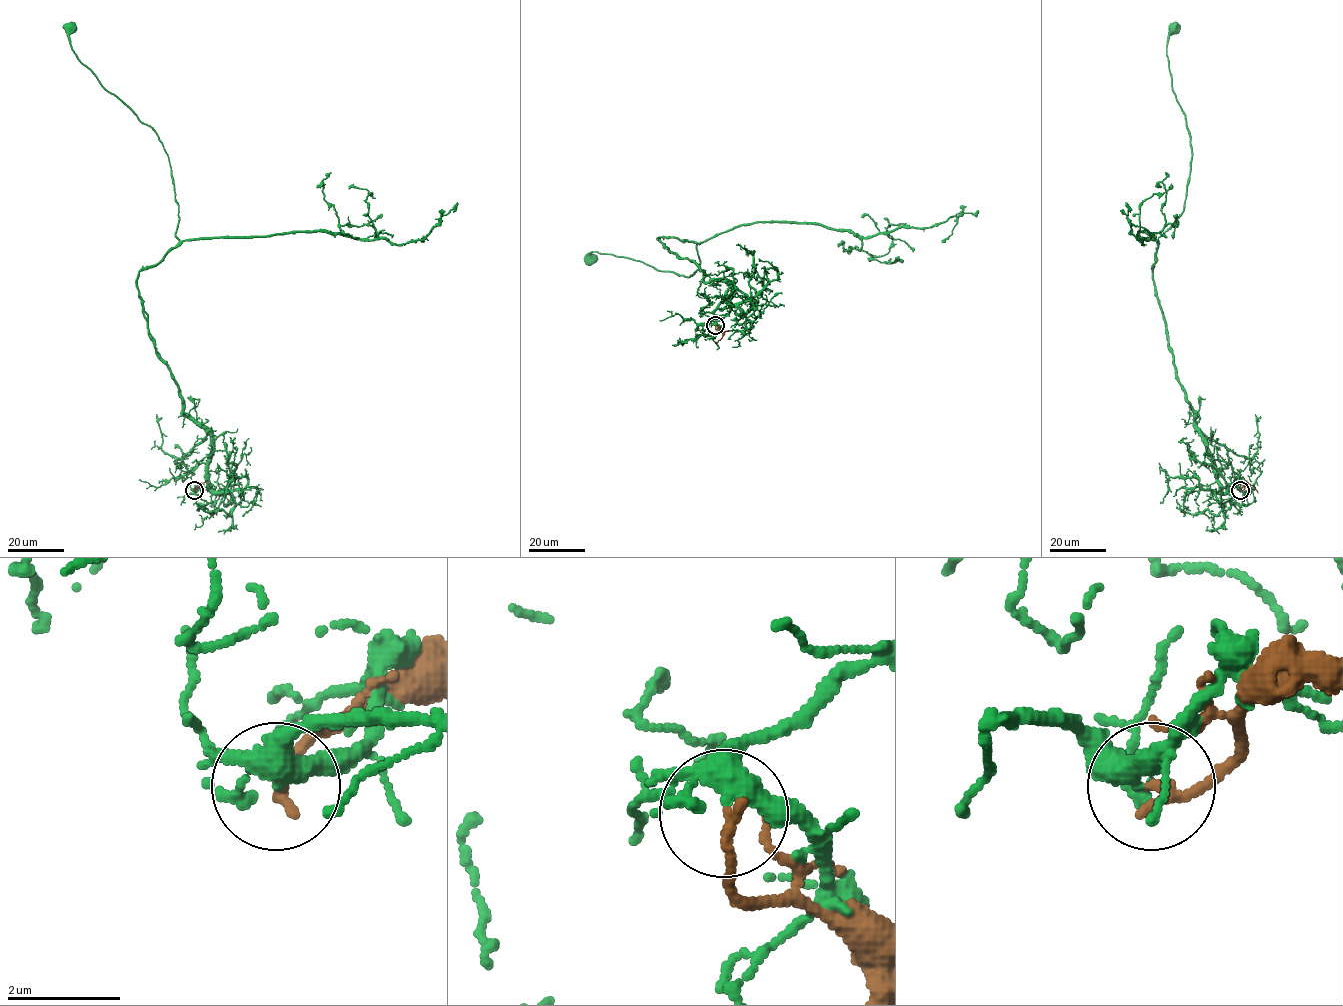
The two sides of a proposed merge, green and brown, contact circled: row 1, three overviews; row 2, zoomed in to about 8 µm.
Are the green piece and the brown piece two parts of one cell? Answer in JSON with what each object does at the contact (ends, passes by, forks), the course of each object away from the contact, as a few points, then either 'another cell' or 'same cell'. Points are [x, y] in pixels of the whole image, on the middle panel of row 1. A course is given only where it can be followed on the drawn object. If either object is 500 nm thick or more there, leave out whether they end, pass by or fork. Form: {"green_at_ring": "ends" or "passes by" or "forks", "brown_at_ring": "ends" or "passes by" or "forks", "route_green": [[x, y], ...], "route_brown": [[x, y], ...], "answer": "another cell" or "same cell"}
{"green_at_ring": "forks", "brown_at_ring": "ends", "route_green": [[715, 325], [732, 289], [705, 282], [658, 239], [700, 243], [699, 269], [688, 277], [610, 254], [590, 258]], "route_brown": [[715, 325], [722, 336], [716, 342]], "answer": "another cell"}

